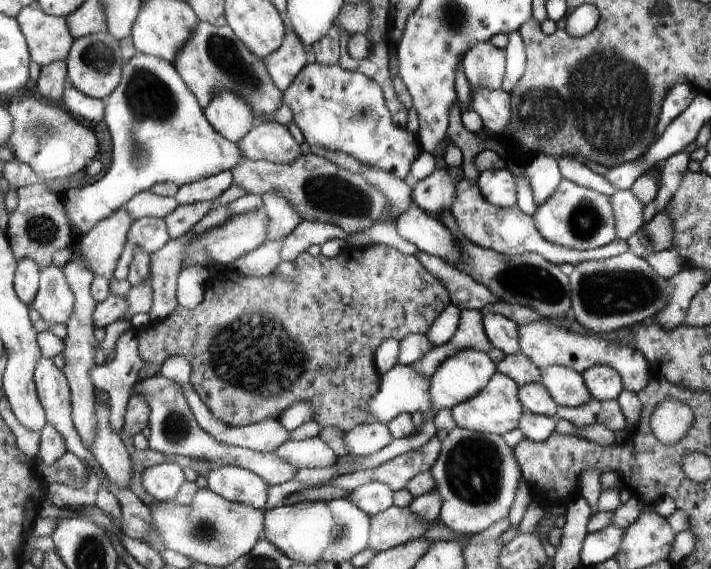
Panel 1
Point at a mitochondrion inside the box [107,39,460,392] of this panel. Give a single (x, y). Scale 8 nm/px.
(152, 102)

